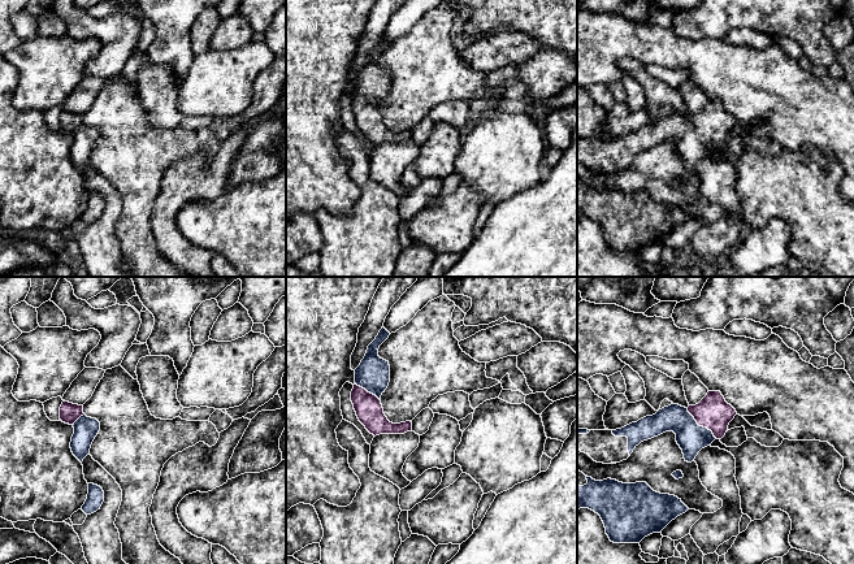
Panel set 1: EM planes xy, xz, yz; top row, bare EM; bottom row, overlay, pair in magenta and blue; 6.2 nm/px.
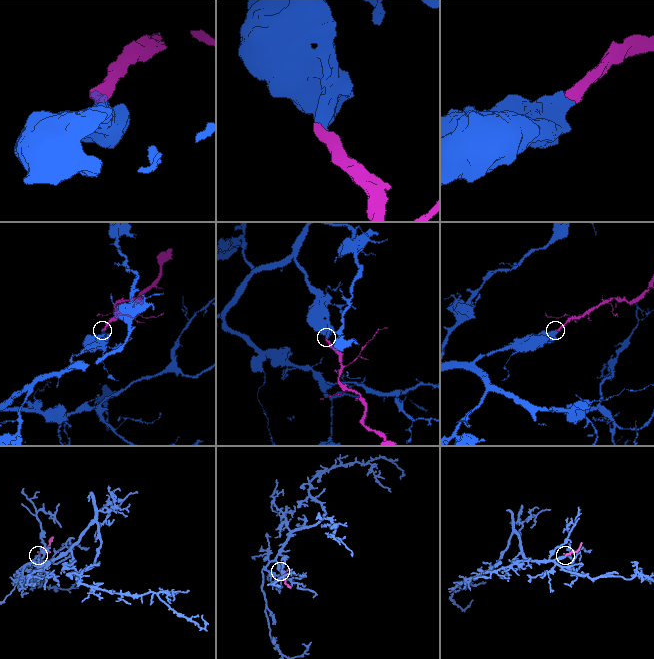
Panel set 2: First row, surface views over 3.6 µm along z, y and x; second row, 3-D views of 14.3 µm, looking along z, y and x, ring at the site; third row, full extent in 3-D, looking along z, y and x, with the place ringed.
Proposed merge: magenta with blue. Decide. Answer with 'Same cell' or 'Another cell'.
Same cell

